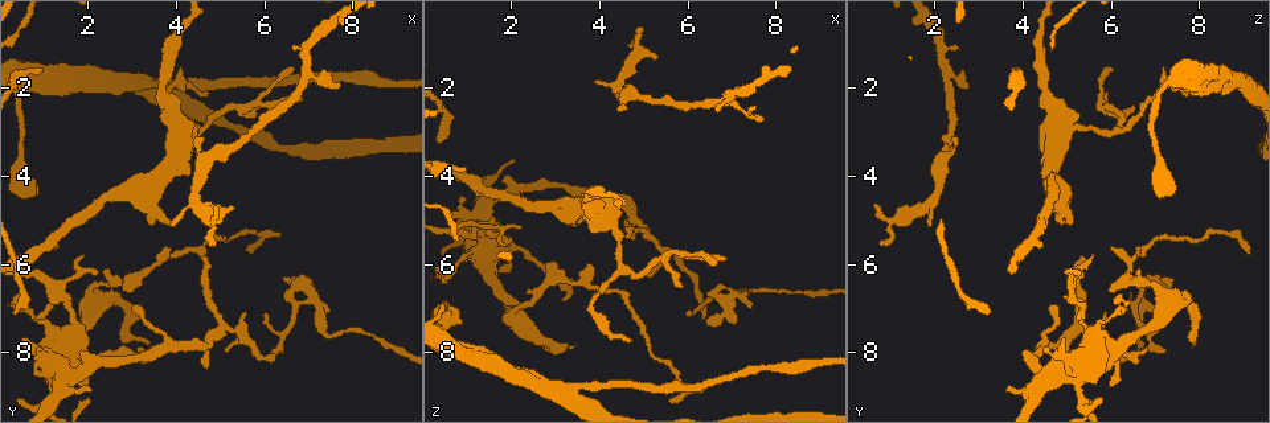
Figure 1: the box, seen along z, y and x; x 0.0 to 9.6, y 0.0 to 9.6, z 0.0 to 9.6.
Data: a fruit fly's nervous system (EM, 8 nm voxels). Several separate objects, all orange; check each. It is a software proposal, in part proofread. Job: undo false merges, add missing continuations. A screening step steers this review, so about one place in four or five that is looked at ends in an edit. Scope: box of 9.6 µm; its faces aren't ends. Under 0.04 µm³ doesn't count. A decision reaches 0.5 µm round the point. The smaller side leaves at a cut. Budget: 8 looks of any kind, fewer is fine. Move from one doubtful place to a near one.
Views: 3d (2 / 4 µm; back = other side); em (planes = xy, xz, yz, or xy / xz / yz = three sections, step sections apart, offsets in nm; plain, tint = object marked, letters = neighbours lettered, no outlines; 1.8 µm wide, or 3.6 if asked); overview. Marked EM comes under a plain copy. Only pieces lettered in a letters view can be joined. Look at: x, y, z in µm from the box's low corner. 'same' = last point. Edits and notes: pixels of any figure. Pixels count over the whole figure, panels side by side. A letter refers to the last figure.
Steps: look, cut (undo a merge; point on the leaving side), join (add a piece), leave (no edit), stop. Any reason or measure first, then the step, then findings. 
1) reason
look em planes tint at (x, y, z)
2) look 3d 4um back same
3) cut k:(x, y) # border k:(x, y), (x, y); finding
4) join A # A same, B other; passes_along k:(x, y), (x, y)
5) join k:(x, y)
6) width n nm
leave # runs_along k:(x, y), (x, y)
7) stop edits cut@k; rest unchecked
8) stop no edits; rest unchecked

end of a long branch
look 3d 2um at (0.85, 4.40, 7.35)

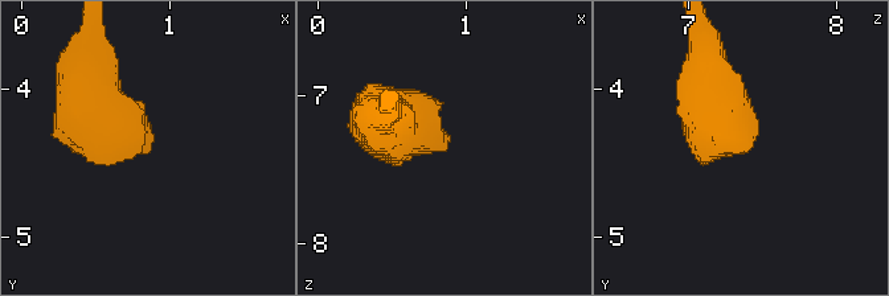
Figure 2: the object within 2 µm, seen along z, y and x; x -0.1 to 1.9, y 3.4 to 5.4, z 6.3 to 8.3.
look em 3.6um planes letters at (0.86, 4.44, 7.32)

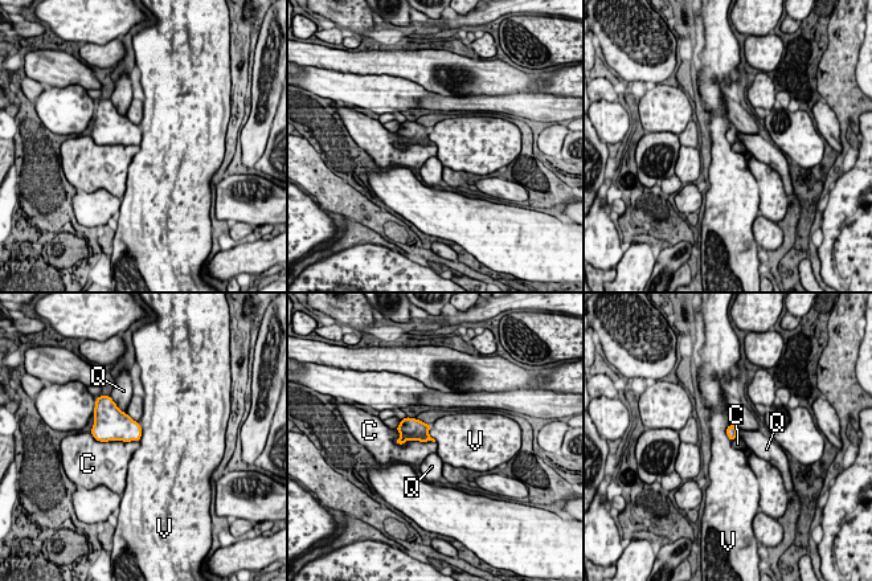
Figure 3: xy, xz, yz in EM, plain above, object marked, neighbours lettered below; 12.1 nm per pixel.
leave # C other, Q other, V other; border 3:(732, 422), (727, 428), (731, 441); none of them fits

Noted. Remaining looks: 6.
thick turns thin
look 3d 4um at (1.80, 8.25, 5.55)

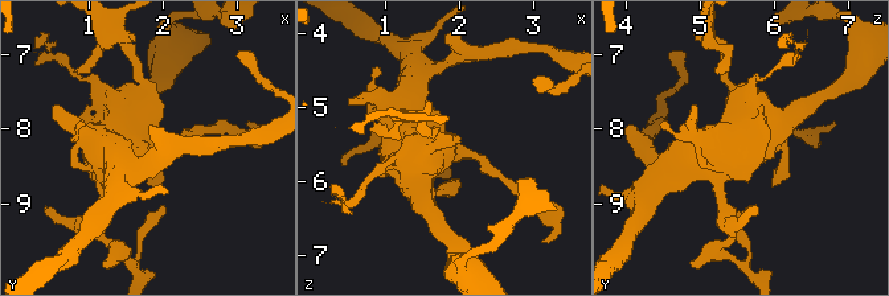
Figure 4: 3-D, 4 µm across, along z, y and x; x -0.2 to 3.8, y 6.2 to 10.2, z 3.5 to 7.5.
now the EM
look em xz step 4 letters at (1.80, 8.25, 5.60)

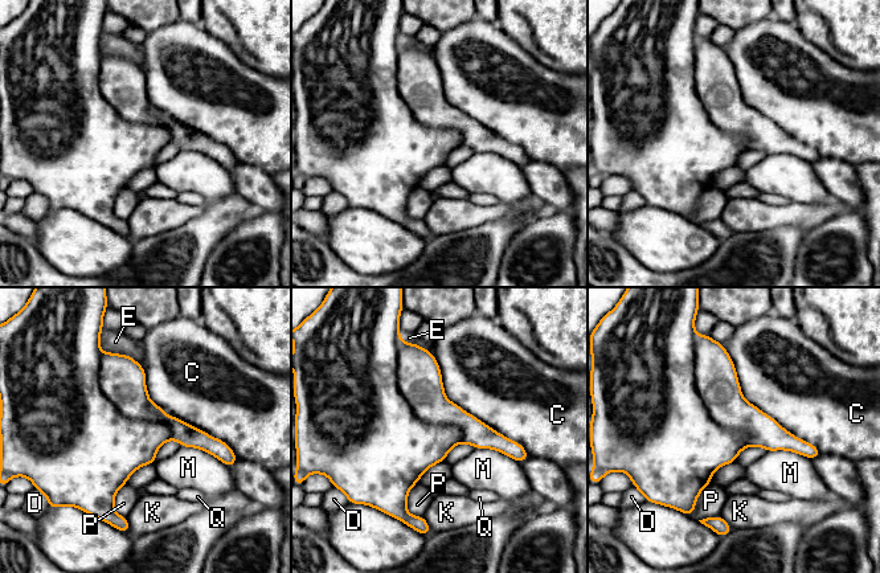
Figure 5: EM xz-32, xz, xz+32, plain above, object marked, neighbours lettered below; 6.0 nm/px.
cut it another way
look em planes letters same

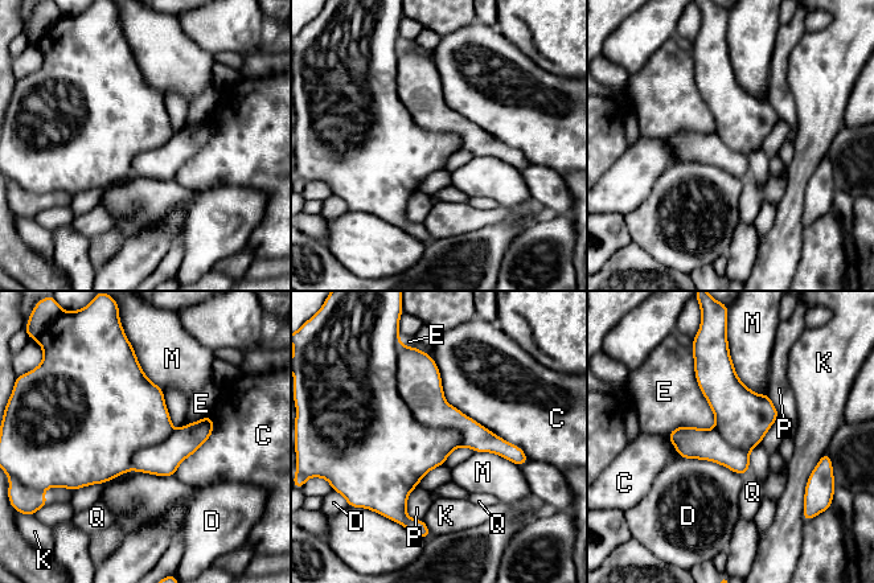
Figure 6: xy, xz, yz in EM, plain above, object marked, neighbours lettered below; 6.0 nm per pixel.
leave # C other, D other, E other, K other, M other, P other, Q other; all the same neuron

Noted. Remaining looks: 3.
arms part here
look em planes letters at (0.70, 1.60, 8.00)

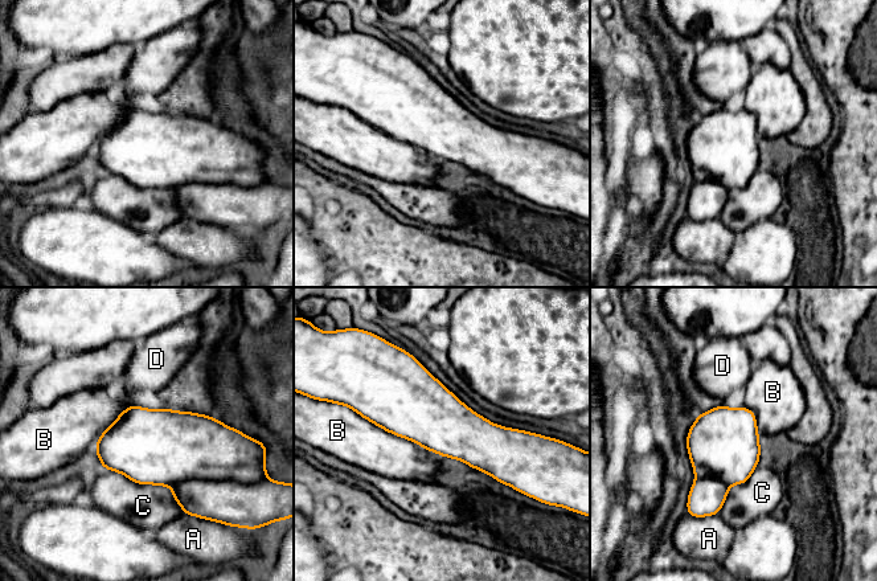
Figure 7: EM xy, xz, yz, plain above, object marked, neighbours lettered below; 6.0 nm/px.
longest_contact C 550 nm
cut 7:(228, 502) # A other, B other, C other, D other; a second neuron is stuck on

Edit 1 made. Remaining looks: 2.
stop edits cut@7; rest unchecked

